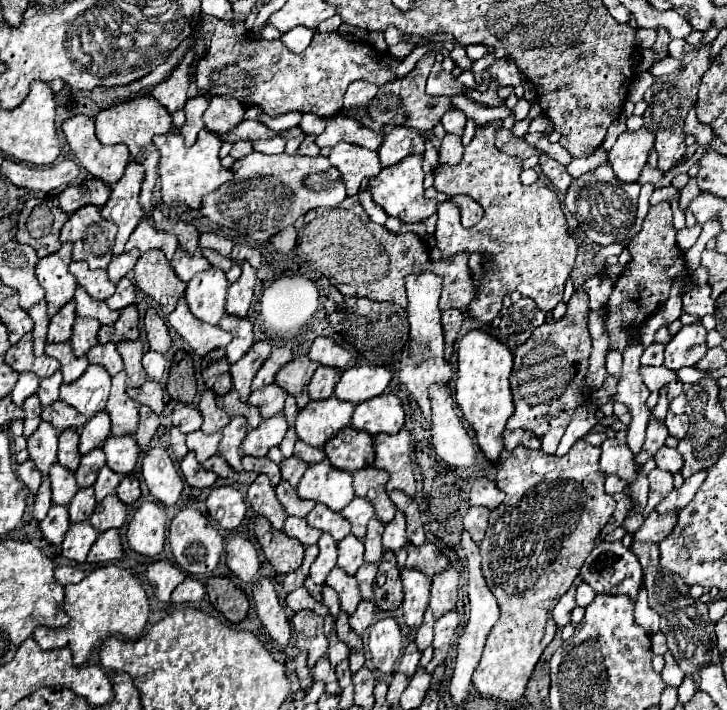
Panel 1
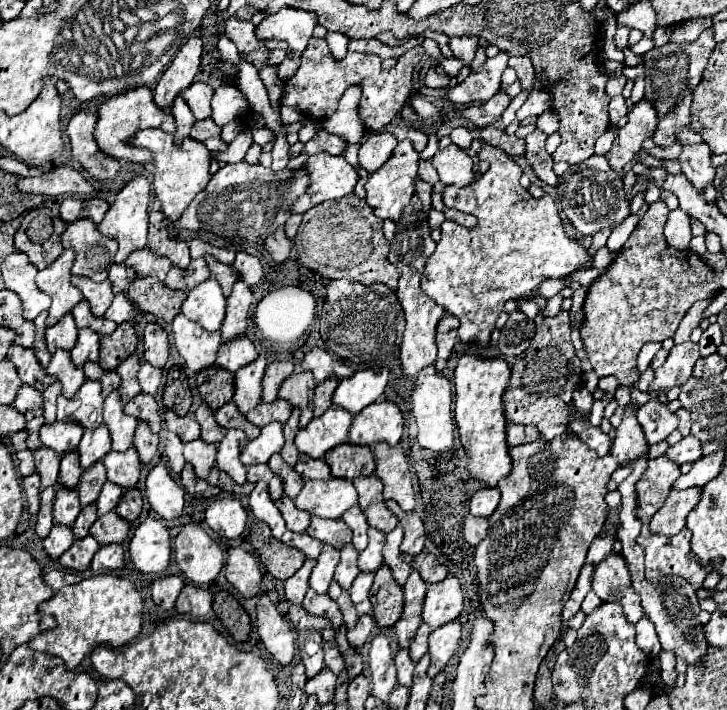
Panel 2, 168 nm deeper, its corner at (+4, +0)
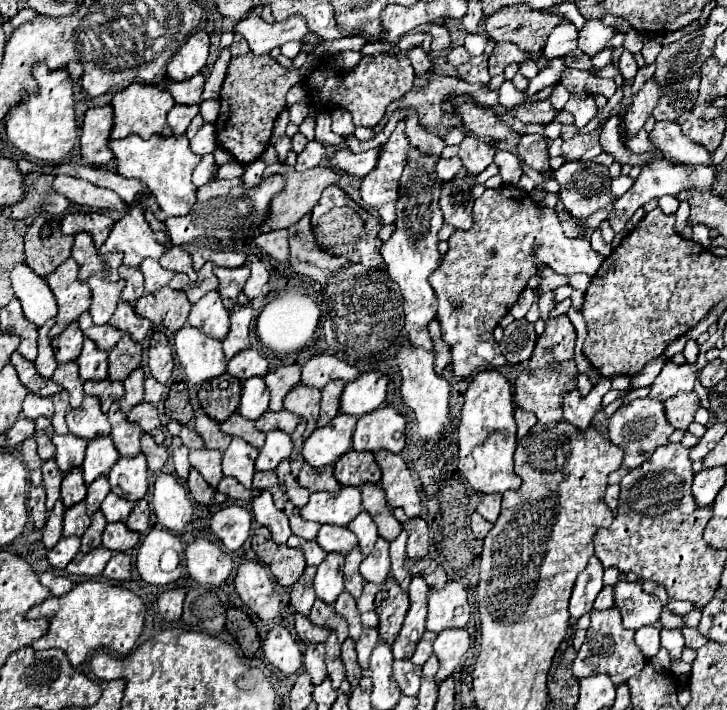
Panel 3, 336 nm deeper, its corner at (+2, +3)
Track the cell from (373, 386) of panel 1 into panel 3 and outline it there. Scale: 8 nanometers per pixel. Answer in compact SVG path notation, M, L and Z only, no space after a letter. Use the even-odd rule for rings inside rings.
M366 372L344 386L340 396L340 412L356 418L376 410L386 398L388 378L382 372Z

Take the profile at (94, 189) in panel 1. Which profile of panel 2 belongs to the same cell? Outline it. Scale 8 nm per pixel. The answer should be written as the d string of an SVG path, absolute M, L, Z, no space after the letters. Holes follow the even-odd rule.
M68 197L62 201L60 205L60 217L66 223L74 223L78 219L90 219L96 225L104 219L108 211L108 203L94 197L94 199L76 199L76 197Z

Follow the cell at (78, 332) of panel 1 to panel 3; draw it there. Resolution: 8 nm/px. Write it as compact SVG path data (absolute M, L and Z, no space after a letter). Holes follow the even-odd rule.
M84 340L84 348L76 358L82 380L102 380L108 376L108 354L100 352L92 340Z

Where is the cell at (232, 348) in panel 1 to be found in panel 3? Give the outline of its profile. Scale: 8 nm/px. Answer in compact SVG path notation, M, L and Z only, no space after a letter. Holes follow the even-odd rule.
M244 348L244 352L232 356L226 364L226 372L238 380L248 380L252 376L266 376L268 360L256 348Z

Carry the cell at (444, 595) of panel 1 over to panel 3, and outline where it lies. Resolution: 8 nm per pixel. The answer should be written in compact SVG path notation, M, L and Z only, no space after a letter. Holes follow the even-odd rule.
M446 584L446 588L430 592L426 620L428 630L438 634L448 628L466 628L468 618L470 606L462 584Z

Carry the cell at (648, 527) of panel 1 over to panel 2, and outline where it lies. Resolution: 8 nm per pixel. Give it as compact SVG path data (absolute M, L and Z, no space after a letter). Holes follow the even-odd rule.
M692 487L684 491L672 489L666 499L666 507L662 507L662 511L658 511L658 515L652 517L650 531L654 531L656 535L668 535L668 537L680 533L686 525L688 513L698 503L700 493L702 493L702 487Z

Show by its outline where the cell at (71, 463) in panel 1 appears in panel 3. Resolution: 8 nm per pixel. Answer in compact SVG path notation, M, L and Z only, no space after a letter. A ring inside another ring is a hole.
M72 468L72 472L66 472L62 480L62 502L64 506L72 506L76 502L82 502L84 496L86 496L86 482L82 478L82 470Z

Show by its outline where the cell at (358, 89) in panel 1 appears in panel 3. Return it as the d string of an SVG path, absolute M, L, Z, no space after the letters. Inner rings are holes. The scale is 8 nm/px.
M334 108L332 114L332 132L340 134L340 136L352 136L354 134L354 122L352 122L352 114L344 108Z

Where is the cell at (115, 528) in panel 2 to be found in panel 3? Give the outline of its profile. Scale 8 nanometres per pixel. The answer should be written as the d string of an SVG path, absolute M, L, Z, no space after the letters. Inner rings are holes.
M124 522L120 524L106 524L104 532L102 532L102 546L110 548L112 552L124 552L130 550L138 544L140 534L128 530L128 526Z

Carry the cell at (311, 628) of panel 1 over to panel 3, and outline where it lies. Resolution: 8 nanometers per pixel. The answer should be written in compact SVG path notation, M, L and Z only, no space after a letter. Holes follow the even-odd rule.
M308 644L304 652L304 666L306 672L312 676L312 684L320 684L326 678L324 654L324 644Z

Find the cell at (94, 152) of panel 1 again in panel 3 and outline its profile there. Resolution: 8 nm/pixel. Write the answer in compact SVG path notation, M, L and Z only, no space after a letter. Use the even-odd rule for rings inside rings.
M112 106L90 108L84 114L80 134L80 154L86 164L106 168L114 156L108 148L108 134L112 130Z

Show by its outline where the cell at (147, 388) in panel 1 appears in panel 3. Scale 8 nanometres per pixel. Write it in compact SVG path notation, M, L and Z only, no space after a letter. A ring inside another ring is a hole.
M148 402L136 404L136 408L132 408L132 410L128 412L128 420L138 422L144 432L152 432L152 430L158 430L158 428L162 426L156 406L154 406L154 404L148 404Z

